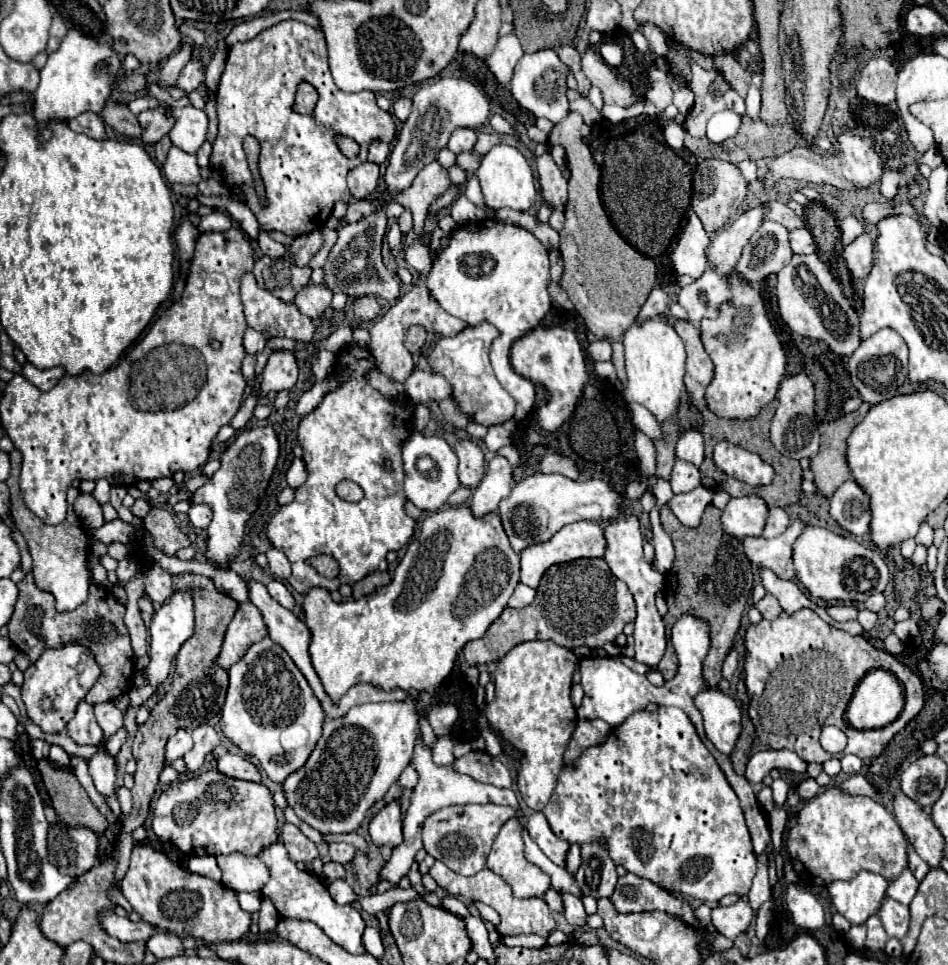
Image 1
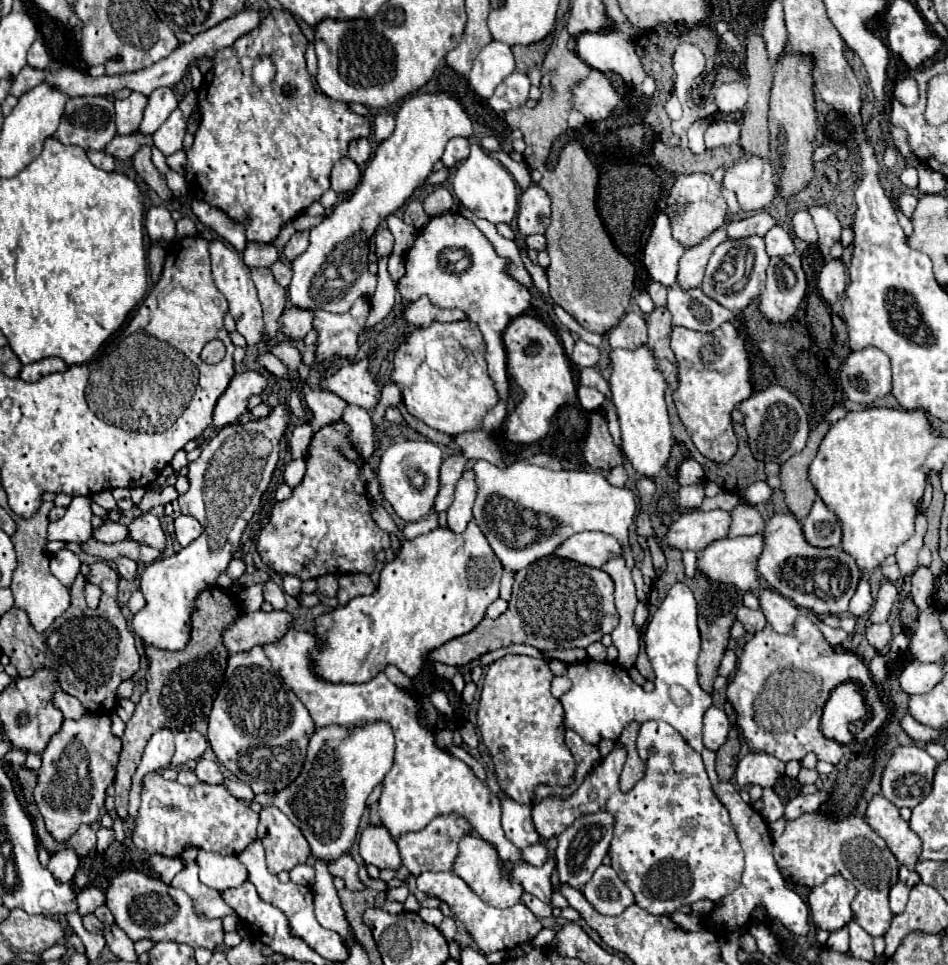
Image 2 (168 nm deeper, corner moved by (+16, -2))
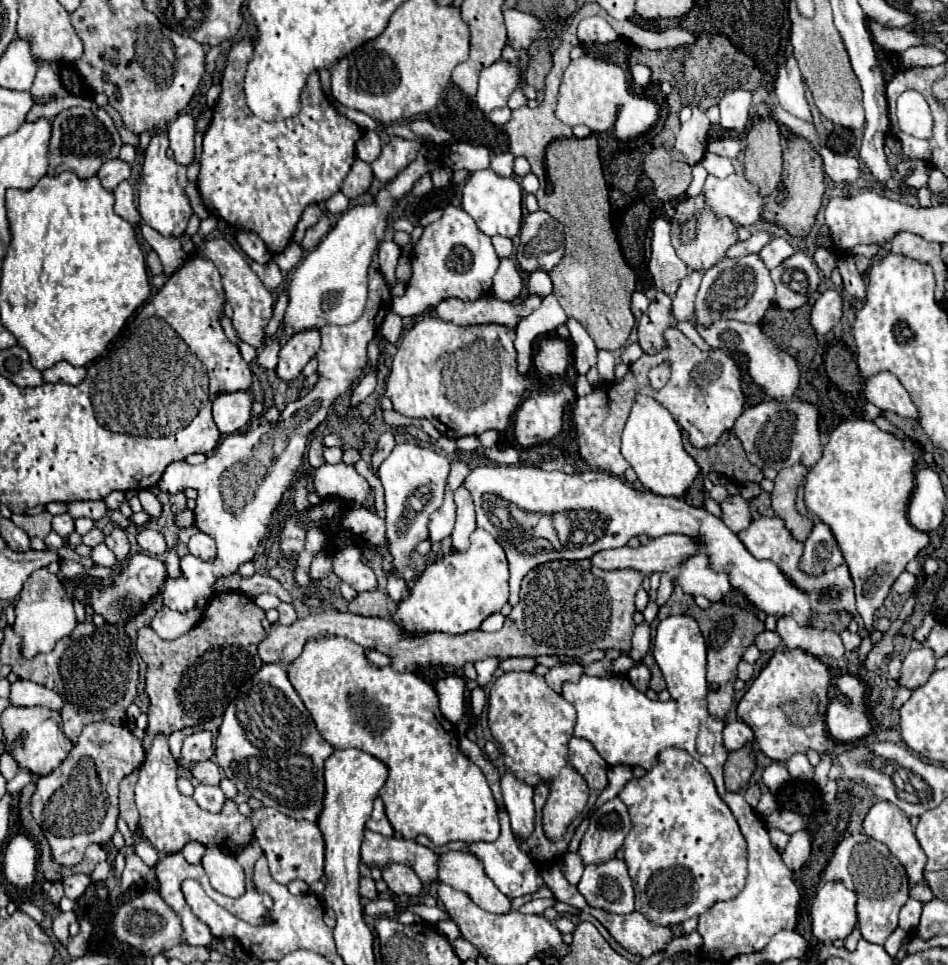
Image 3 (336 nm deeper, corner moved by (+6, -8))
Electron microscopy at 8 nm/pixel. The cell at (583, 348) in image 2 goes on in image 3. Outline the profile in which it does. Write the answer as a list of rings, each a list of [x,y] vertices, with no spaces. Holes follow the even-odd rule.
[[[568,319],[566,327],[570,329],[570,337],[574,343],[574,367],[578,373],[584,375],[590,367],[596,367],[598,349],[594,345],[594,341],[590,339],[590,335],[586,333],[586,329],[578,321]]]

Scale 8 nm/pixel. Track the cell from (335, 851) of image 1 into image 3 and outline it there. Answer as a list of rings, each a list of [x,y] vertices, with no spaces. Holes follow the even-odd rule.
[[[370,877],[360,879],[360,895],[364,899],[376,899],[378,897],[378,891],[374,887],[374,879],[370,879]]]

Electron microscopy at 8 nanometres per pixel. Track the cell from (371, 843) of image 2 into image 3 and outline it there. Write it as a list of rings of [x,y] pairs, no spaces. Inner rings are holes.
[[[398,863],[388,865],[386,869],[382,869],[382,879],[386,881],[386,885],[394,895],[416,897],[424,891],[424,885],[418,879],[418,875],[406,865],[398,865]]]

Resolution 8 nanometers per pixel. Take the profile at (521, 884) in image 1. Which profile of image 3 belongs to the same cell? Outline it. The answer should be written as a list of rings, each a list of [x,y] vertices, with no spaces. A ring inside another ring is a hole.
[[[468,851],[438,855],[438,881],[466,893],[478,907],[490,913],[508,913],[510,899],[486,877],[482,863]]]

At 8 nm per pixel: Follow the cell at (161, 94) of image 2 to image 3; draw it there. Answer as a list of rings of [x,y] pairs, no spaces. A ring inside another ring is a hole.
[[[156,133],[146,149],[144,163],[142,163],[142,181],[138,187],[138,211],[142,219],[156,229],[164,237],[180,237],[192,217],[190,199],[186,195],[186,168],[166,155],[168,151],[168,137],[166,133]]]

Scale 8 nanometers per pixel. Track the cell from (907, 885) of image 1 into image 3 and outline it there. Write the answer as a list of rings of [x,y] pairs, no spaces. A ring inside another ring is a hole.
[[[908,899],[900,911],[900,927],[904,931],[914,931],[918,927],[920,913],[922,913],[922,903],[916,899]]]

